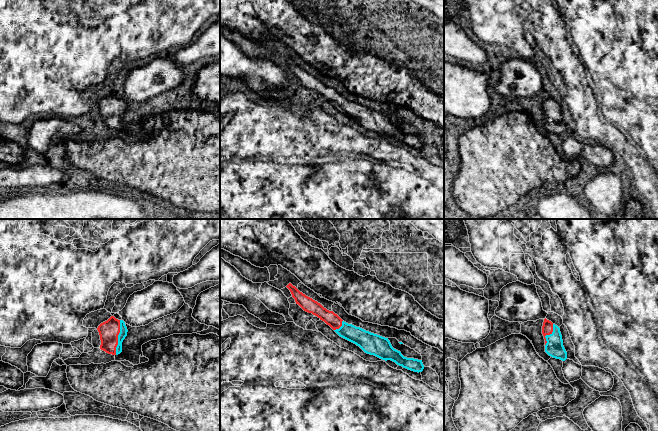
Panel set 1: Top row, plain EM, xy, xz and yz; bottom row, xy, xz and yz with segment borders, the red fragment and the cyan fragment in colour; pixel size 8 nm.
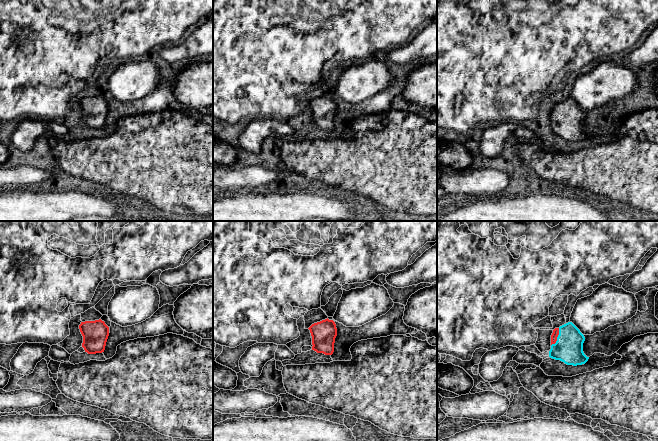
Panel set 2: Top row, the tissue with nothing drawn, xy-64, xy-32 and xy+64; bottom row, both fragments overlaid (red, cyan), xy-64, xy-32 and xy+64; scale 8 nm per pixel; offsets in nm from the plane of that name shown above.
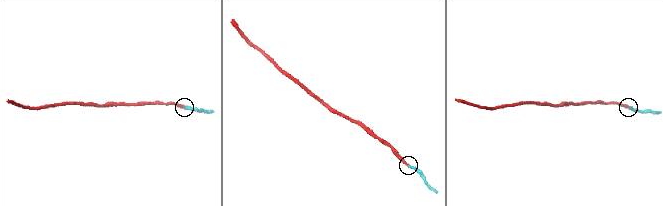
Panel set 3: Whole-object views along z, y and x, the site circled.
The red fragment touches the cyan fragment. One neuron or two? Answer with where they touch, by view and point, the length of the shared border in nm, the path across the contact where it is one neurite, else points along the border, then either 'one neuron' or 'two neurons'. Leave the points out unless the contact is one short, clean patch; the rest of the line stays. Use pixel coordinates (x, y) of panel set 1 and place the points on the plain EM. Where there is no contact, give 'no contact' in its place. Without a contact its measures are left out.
xy (117, 113) | 280 nm | across xy (109, 106), (117, 113), (123, 105) | one neuron

